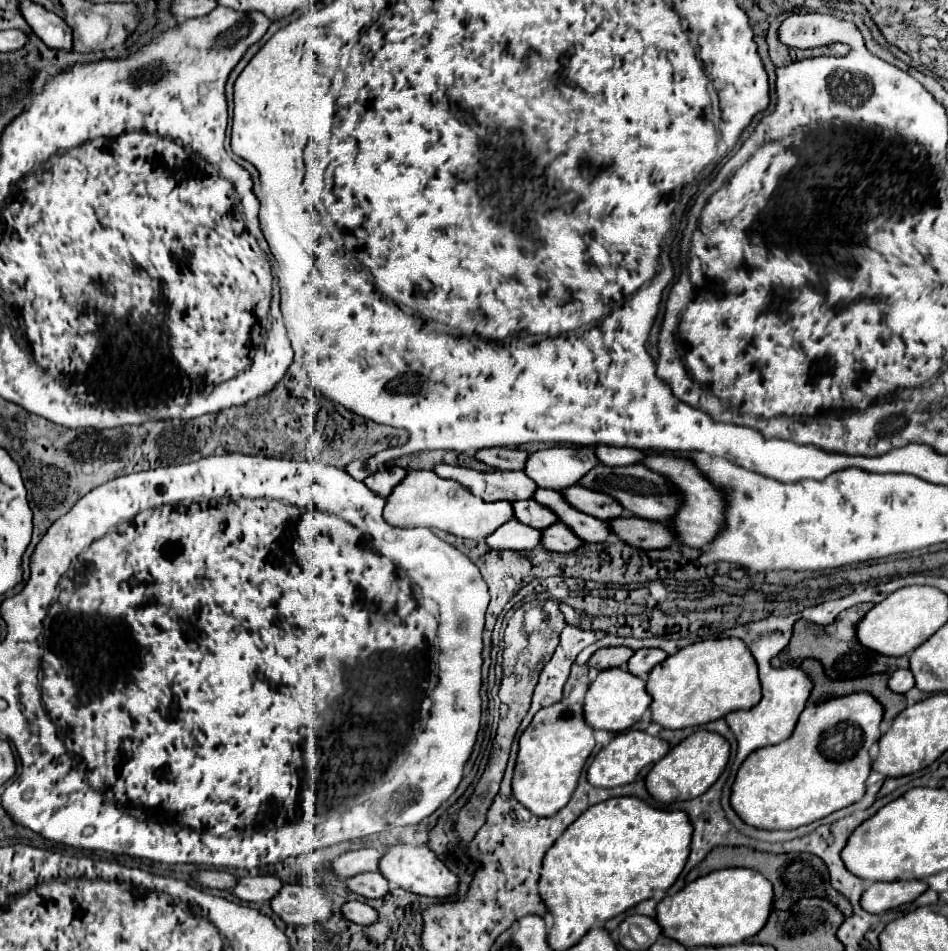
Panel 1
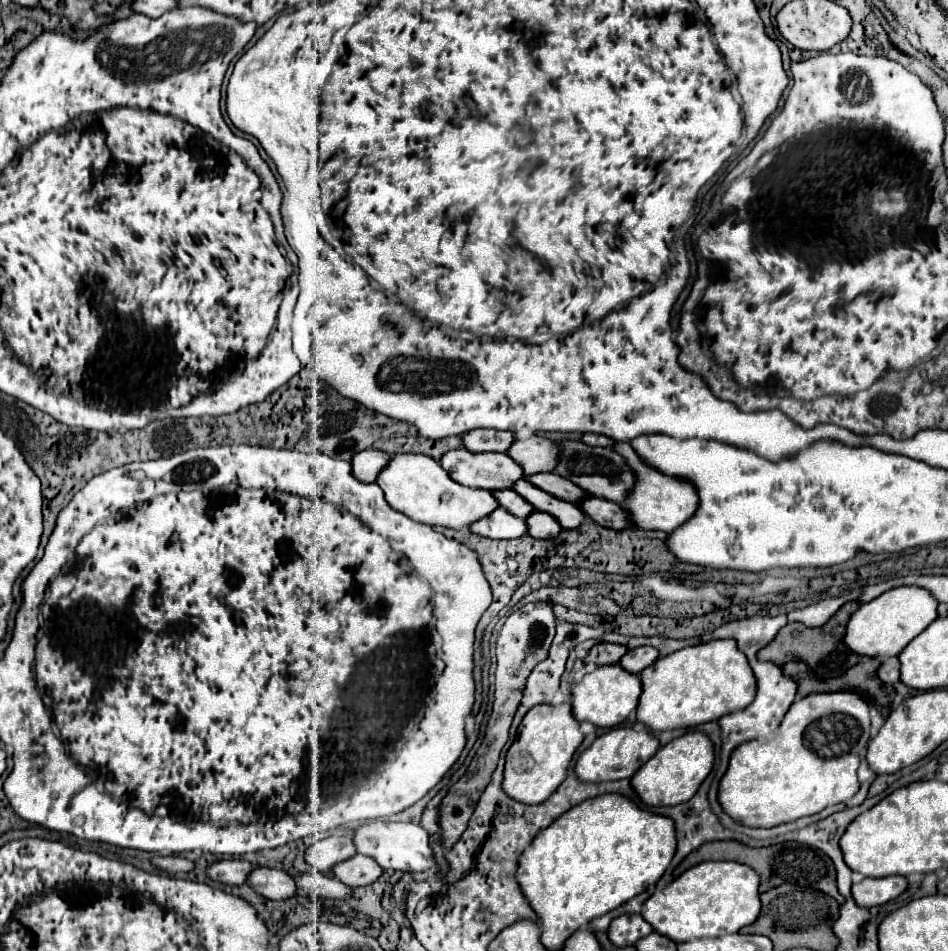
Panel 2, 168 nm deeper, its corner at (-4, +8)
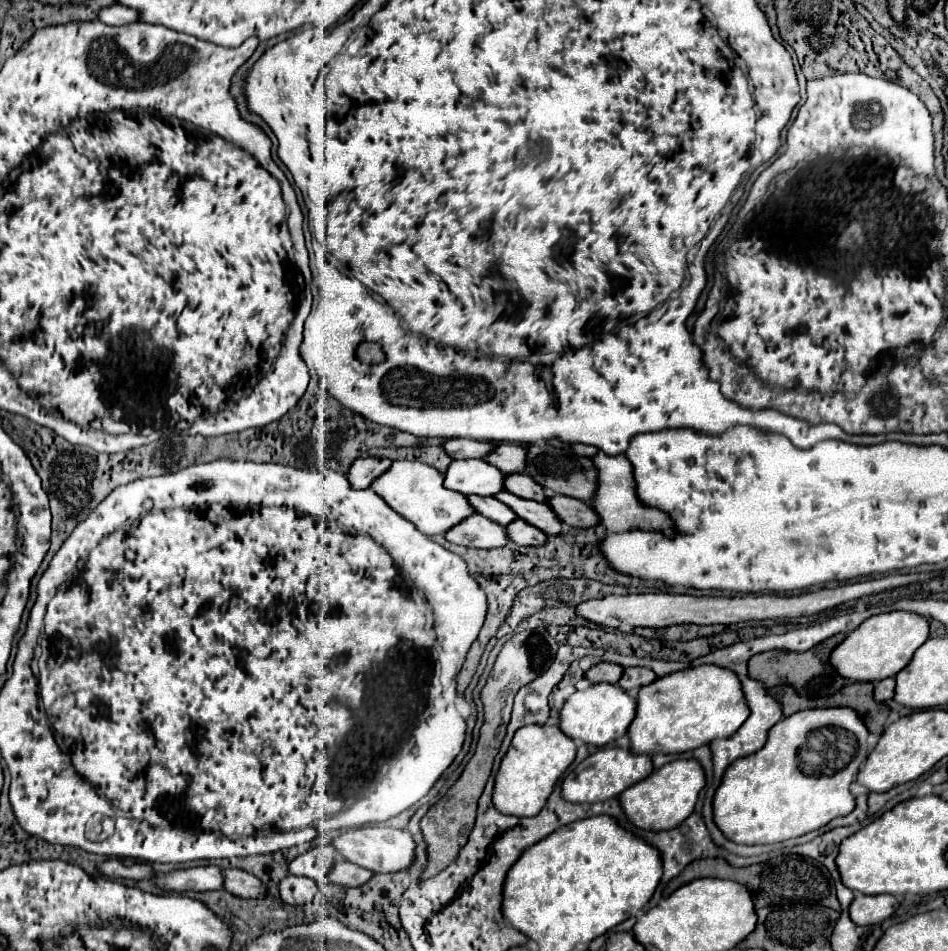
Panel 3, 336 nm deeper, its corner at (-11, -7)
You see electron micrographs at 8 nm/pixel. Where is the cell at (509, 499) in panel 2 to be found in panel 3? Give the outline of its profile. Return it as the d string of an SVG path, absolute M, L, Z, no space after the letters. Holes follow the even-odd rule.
M467 496L467 502L471 504L471 508L475 508L477 514L481 514L489 520L495 520L501 526L507 526L509 522L515 520L515 512L511 512L511 508L503 506L493 496Z

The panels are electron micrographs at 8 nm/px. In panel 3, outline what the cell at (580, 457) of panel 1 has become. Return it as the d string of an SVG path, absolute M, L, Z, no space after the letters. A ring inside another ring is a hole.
M499 444L491 450L491 456L485 458L485 462L489 462L491 466L499 468L503 474L509 472L525 472L525 450L523 446L517 444ZM503 464L511 464L511 466L503 466Z

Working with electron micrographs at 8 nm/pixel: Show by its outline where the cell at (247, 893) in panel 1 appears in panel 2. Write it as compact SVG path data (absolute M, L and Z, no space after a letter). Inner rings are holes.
M230 859L230 861L218 861L212 867L208 867L208 875L214 881L226 885L244 885L248 883L248 873L252 873L252 869L256 869L256 865L242 859Z

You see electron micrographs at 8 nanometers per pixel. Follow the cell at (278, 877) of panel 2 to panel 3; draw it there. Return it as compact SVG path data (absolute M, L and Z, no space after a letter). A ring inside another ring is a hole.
M225 868L223 870L223 890L241 898L259 898L263 894L263 884L245 870Z

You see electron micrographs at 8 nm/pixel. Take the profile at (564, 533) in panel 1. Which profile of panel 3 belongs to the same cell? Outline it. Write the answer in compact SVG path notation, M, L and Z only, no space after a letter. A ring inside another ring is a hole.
M515 518L515 522L507 524L505 528L507 528L509 540L519 546L541 546L547 542L547 536L539 528L527 524L521 518Z

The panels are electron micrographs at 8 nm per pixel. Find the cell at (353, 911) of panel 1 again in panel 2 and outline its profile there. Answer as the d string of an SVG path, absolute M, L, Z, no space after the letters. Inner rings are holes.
M318 871L296 877L296 883L298 883L298 893L312 899L322 899L322 897L324 899L350 899L352 897L350 887L346 887L336 877L326 877Z

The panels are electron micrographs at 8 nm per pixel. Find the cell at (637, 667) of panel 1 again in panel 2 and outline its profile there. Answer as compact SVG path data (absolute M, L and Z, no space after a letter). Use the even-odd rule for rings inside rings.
M642 645L642 647L636 647L636 649L628 651L628 653L622 657L620 665L622 665L626 671L630 671L630 673L642 673L642 671L644 671L648 665L652 665L656 659L658 659L658 649L654 649L654 647L650 647L650 645Z

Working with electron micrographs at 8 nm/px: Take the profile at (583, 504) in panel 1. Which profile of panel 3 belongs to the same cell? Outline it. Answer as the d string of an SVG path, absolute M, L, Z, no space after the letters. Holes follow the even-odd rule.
M507 474L503 480L503 488L519 498L527 498L527 500L537 500L537 502L545 502L547 494L543 492L543 488L531 480L531 476L527 474Z

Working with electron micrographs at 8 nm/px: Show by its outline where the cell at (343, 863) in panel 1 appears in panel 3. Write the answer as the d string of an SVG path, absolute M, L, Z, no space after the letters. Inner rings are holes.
M317 844L309 848L305 854L297 856L289 864L289 874L307 876L315 880L319 886L327 884L327 870L333 866L337 852L331 844Z

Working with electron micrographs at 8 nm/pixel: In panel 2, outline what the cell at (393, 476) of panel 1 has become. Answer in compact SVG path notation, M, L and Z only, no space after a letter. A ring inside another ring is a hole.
M366 449L362 453L358 453L352 459L352 471L354 477L364 481L364 483L376 483L380 469L384 469L390 463L390 455L384 451L376 451L376 449Z

